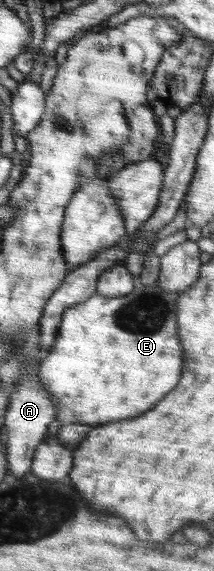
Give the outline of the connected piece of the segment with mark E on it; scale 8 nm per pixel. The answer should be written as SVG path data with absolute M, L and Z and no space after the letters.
M157 282L147 285L135 283L135 288L129 294L120 297L107 297L95 292L85 302L65 310L61 322L59 322L57 338L55 338L51 350L45 356L42 356L43 358L41 357L39 366L39 377L45 385L45 389L49 391L49 399L53 401L54 407L58 411L55 421L59 421L63 425L89 424L97 427L117 420L125 420L125 418L133 419L135 416L143 415L149 408L155 407L165 394L169 394L177 386L177 382L181 378L181 372L183 372L183 346L181 346L179 337L177 337L178 295L178 293L161 289Z

